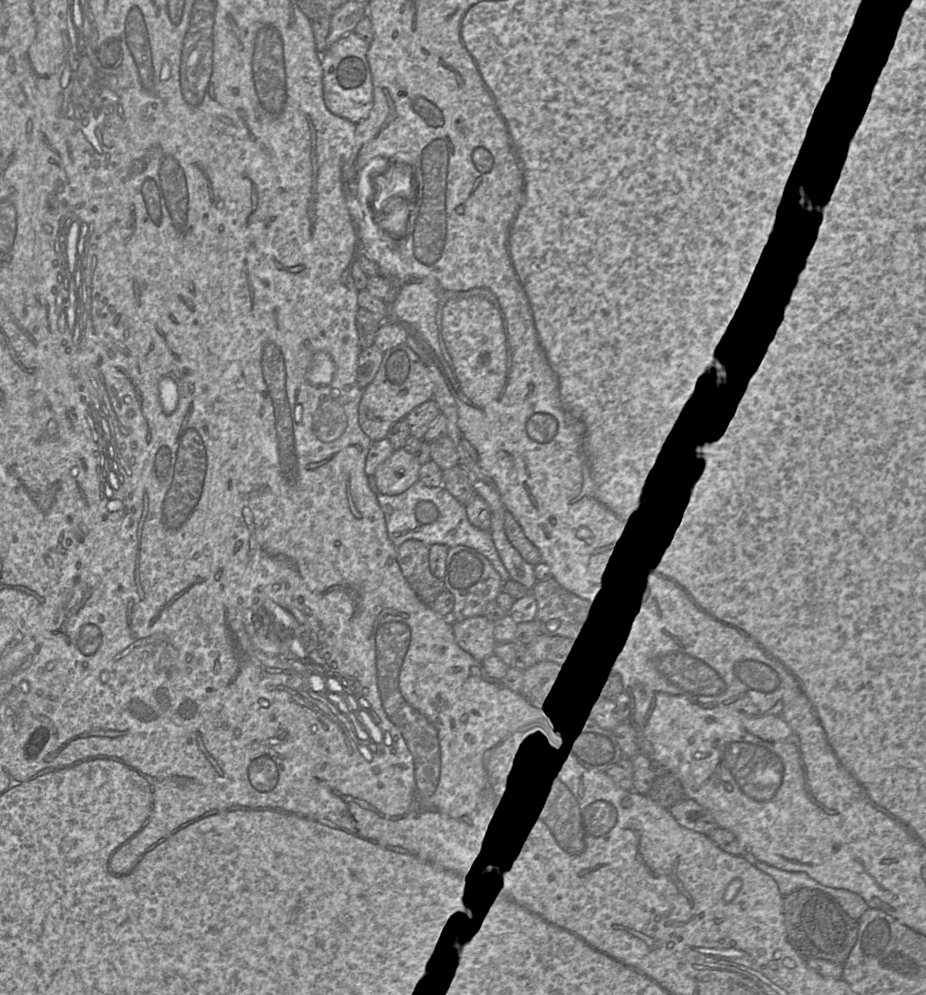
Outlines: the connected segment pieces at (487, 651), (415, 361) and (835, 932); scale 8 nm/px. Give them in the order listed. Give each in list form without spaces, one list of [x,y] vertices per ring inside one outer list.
[[[484,616],[455,621],[452,629],[458,645],[479,662],[494,654],[494,622]]]
[[[405,343],[383,352],[373,380],[363,388],[358,407],[358,421],[362,431],[377,441],[387,436],[389,429],[420,404],[433,399],[434,384],[420,357]]]
[[[798,889],[783,897],[787,939],[804,958],[819,958],[844,964],[854,947],[859,921],[850,918],[828,895],[818,890]]]

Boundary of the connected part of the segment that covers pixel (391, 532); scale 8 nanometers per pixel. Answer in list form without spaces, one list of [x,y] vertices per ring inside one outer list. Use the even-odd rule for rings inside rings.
[[[417,481],[401,494],[386,495],[375,492],[375,495],[384,514],[388,537],[396,548],[410,539],[419,540],[429,547],[434,544],[443,544],[449,548],[458,545],[467,546],[490,561],[503,583],[511,580],[495,547],[491,532],[474,527],[468,519],[466,506],[442,485],[427,487],[421,481]]]

